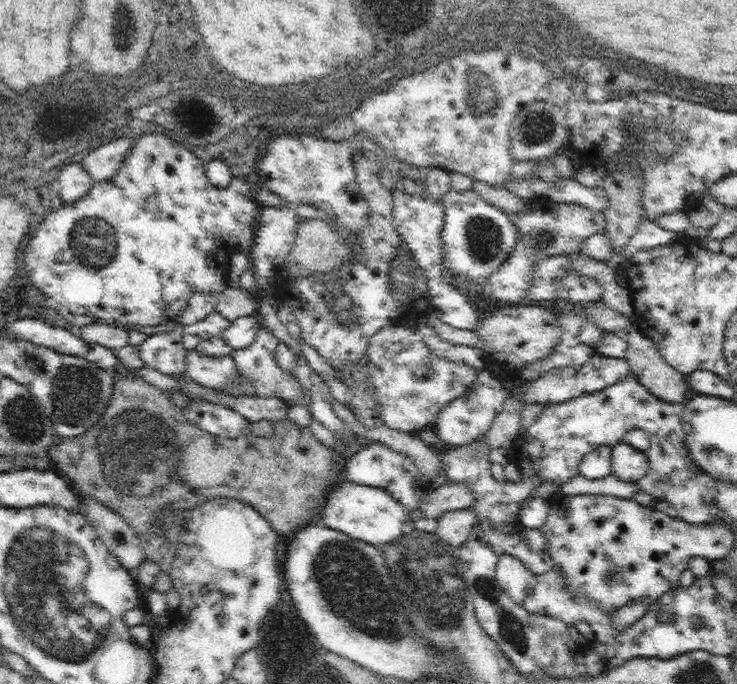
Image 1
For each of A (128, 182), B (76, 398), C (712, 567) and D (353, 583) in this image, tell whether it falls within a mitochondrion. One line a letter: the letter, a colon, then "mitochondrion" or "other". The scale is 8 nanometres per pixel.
A: other
B: mitochondrion
C: other
D: mitochondrion

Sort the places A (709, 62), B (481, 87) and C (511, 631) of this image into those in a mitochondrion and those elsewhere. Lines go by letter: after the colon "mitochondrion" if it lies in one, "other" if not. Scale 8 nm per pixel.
A: other
B: mitochondrion
C: mitochondrion

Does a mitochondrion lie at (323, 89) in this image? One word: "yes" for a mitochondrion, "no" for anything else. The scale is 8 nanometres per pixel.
yes

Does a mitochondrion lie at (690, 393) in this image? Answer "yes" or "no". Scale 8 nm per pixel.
no

